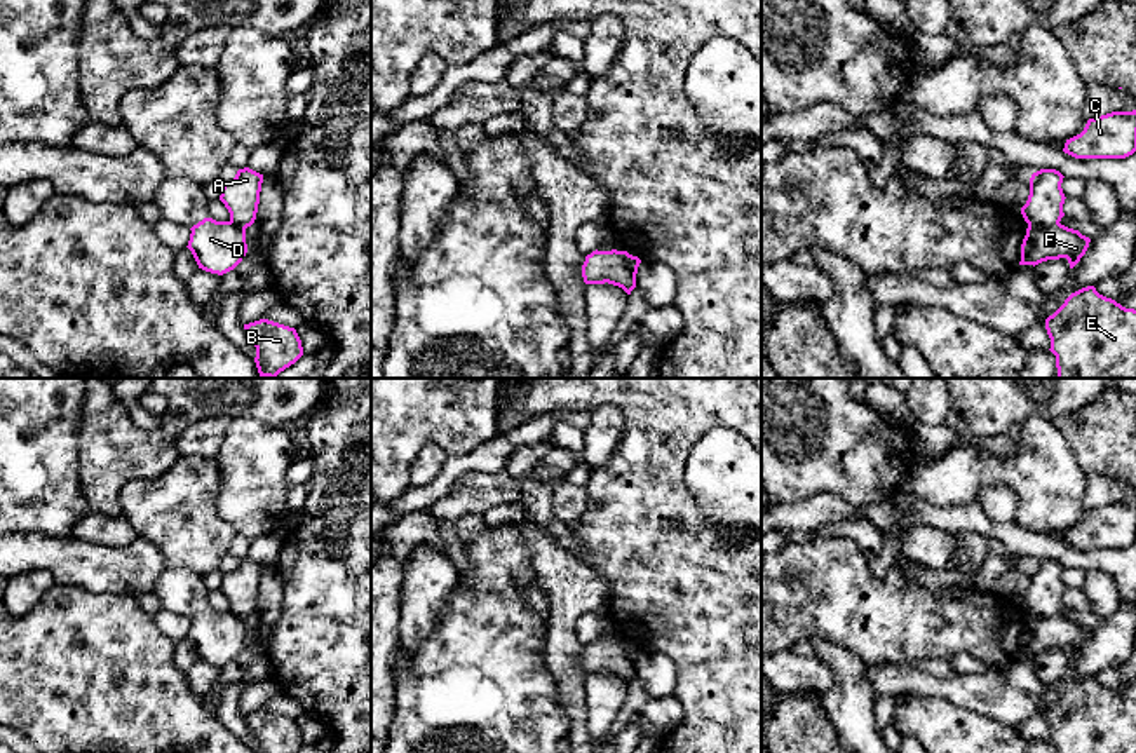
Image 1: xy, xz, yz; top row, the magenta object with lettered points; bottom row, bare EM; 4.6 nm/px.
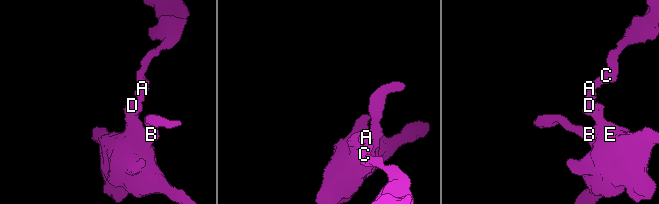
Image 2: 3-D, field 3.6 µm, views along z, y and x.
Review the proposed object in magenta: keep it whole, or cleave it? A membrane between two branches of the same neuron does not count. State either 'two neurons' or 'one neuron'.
two neurons

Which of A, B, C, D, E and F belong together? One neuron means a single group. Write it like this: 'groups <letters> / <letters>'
groups A C / B D E F

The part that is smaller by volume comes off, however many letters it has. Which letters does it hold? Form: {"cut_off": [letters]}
{"cut_off": ["A", "C"]}

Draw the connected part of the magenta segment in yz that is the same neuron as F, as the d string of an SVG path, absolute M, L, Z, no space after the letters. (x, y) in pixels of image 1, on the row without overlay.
M1061 614L1051 617L1028 617L1021 634L1019 655L1038 655L1047 650L1066 648L1073 659L1085 645L1091 629Z

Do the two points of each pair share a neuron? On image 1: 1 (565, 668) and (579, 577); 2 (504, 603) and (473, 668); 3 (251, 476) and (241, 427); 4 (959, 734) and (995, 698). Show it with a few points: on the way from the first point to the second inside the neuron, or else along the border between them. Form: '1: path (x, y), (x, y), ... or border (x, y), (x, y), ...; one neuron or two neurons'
1: path (565, 645), (565, 609), (570, 600); one neuron
2: path (488, 619), (486, 652); one neuron
3: path (250, 464), (246, 440); one neuron
4: border (939, 698), (1014, 727); two neurons

